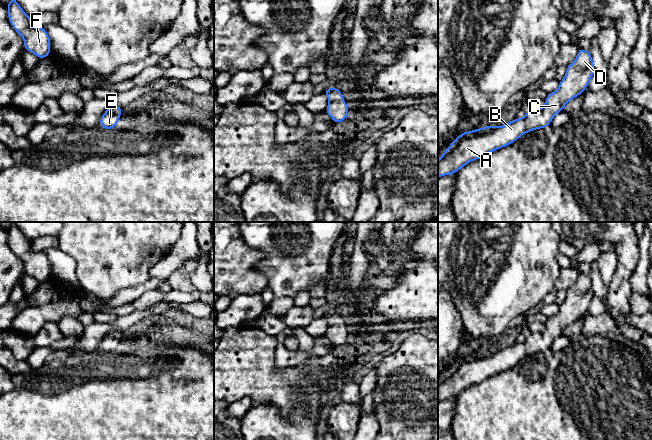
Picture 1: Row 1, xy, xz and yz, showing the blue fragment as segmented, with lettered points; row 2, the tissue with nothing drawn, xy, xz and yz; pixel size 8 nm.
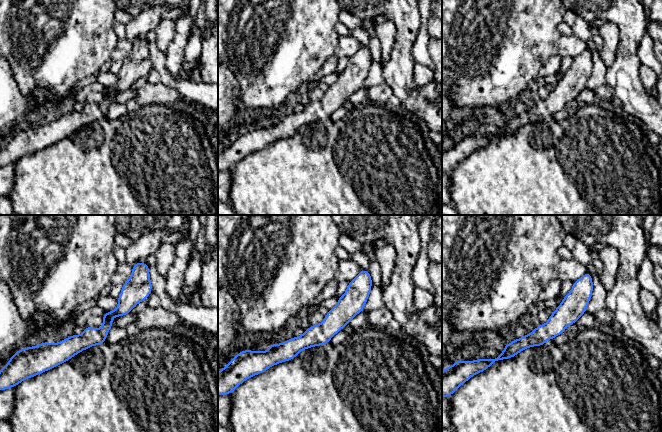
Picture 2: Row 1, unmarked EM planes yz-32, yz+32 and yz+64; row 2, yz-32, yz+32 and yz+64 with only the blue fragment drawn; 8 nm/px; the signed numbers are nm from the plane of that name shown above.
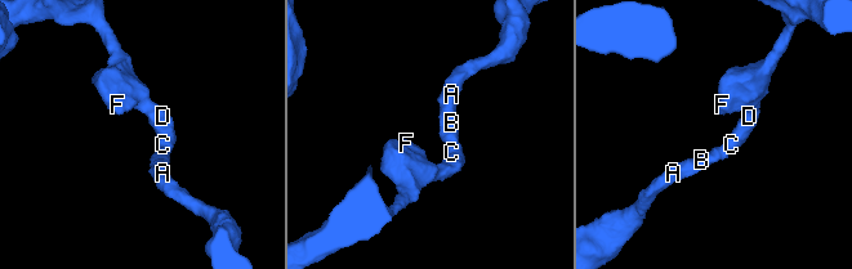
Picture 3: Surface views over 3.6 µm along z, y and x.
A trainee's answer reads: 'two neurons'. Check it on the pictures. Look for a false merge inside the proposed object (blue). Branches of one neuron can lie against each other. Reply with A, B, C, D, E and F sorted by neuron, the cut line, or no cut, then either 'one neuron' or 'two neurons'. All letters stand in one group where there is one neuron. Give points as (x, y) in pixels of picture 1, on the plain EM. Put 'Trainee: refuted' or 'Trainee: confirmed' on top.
Trainee: refuted
groups A B C D E F; cut none; one neuron

